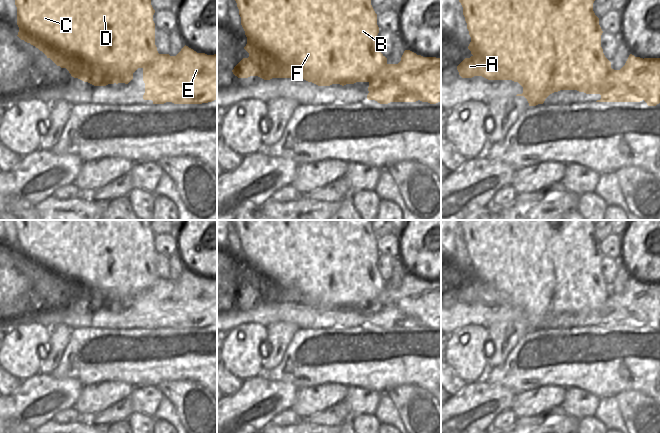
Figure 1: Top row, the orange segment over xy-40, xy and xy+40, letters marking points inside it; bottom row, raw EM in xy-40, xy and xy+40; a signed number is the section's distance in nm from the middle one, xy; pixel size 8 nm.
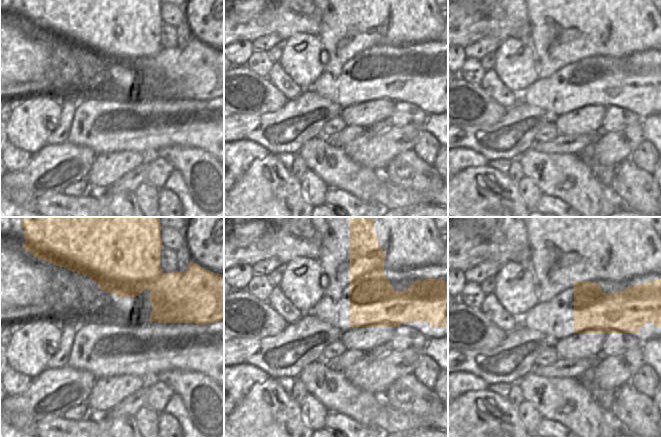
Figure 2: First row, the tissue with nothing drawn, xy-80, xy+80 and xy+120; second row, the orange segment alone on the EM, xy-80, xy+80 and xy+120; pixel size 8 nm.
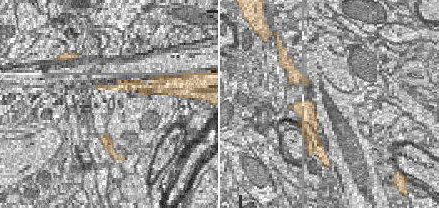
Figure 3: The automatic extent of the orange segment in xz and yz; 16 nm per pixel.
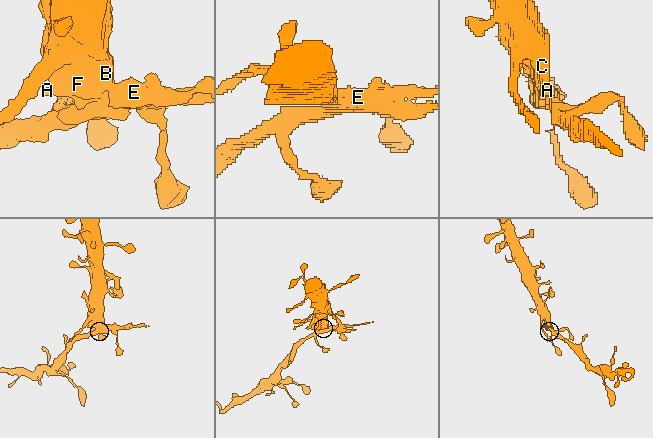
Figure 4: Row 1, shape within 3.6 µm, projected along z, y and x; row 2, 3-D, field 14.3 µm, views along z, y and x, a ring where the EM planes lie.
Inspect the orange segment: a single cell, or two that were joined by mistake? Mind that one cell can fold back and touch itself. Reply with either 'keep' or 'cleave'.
cleave

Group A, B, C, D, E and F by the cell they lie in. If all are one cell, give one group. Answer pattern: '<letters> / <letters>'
A B C D F / E

